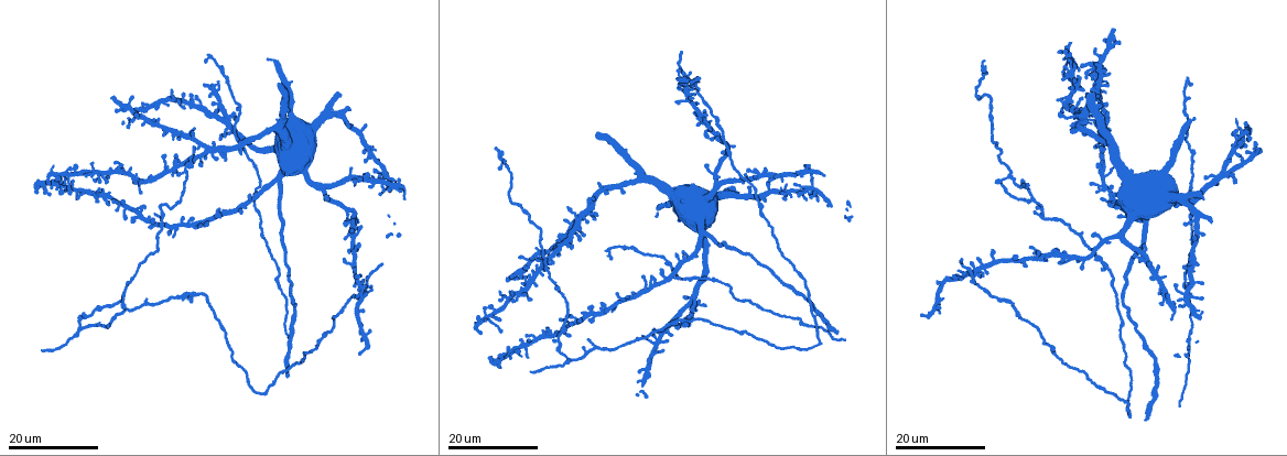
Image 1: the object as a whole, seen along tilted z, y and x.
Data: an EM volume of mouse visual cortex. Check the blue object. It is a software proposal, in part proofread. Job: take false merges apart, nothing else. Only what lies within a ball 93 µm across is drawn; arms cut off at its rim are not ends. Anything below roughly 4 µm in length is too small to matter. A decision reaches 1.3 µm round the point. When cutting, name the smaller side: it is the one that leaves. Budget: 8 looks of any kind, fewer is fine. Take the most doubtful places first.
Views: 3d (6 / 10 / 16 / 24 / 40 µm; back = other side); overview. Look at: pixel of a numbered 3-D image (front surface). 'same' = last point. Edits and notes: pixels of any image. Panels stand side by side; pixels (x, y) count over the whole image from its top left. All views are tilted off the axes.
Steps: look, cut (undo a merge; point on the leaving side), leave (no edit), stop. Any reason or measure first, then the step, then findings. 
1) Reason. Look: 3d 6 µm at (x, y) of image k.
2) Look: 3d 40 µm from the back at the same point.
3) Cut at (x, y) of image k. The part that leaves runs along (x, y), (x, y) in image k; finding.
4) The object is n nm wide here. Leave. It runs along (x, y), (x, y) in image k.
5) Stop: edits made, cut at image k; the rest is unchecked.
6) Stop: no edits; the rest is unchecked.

Four arms meet. Look: 3d 16 µm at (973, 278) of image 1.

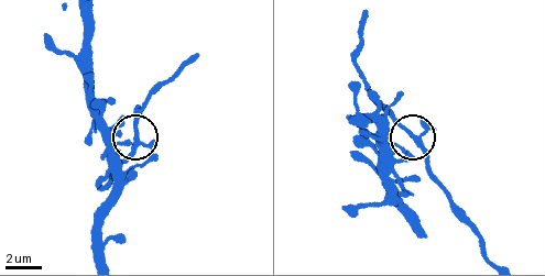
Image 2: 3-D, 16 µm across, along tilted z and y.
Look: 3d 6 µm at (412, 133) of image 2.

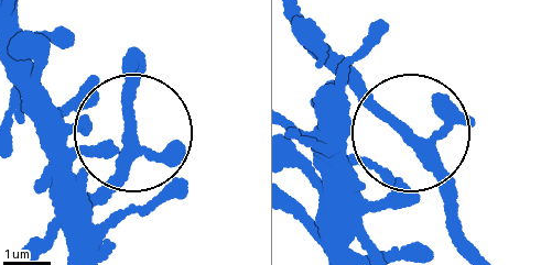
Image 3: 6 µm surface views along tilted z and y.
The object is 220 nm wide here. Leave. It runs along (20, 18), (40, 96), (85, 123), (134, 125), (138, 53) in image 3; continuous, no second cell.

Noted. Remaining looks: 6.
Branch point. Look: 3d 24 µm at (80, 326) of image 1.

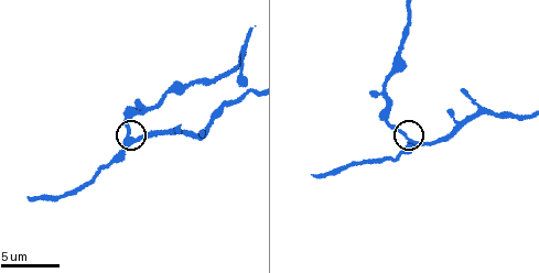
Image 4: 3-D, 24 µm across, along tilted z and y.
Look: 3d 10 µm at (411, 140) of image 4.

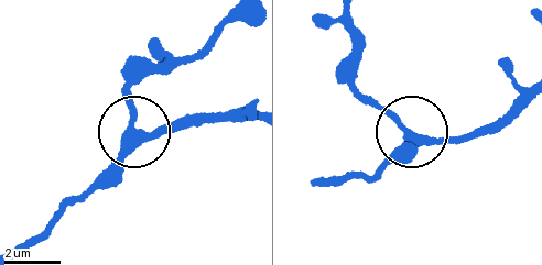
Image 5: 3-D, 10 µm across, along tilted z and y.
The side arm is 13 µm long. Leave. It runs along (527, 96), (503, 118), (440, 142), (412, 134), (391, 164) in image 5; continuous, no second cell.

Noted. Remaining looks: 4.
Look: 3d 16 µm at (245, 151) of image 1.

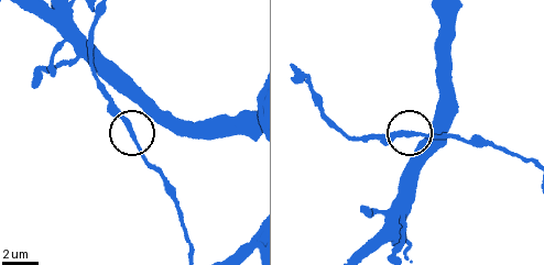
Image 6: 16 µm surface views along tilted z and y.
Look: 3d 6 µm at (128, 127) of image 6.

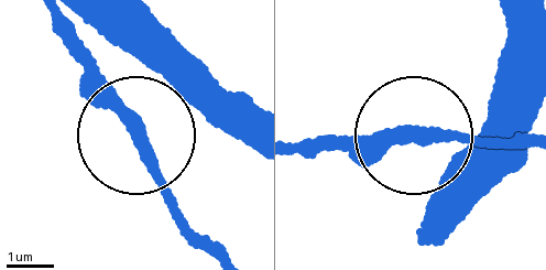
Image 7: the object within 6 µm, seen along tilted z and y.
Leave. It runs along (504, 22), (487, 110), (309, 159) in image 7; all the same cell.

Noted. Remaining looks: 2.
Look: 3d 16 µm at (701, 234) of image 1.

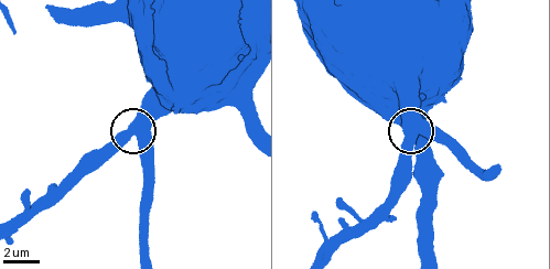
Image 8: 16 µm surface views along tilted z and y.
Closer look. Look: 3d 10 µm at (412, 135) of image 8.

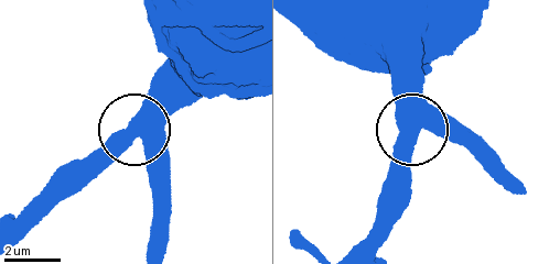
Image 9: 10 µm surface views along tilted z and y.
Leave. All the same cell.

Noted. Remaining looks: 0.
Stop: no edits; the rest is unchecked.

